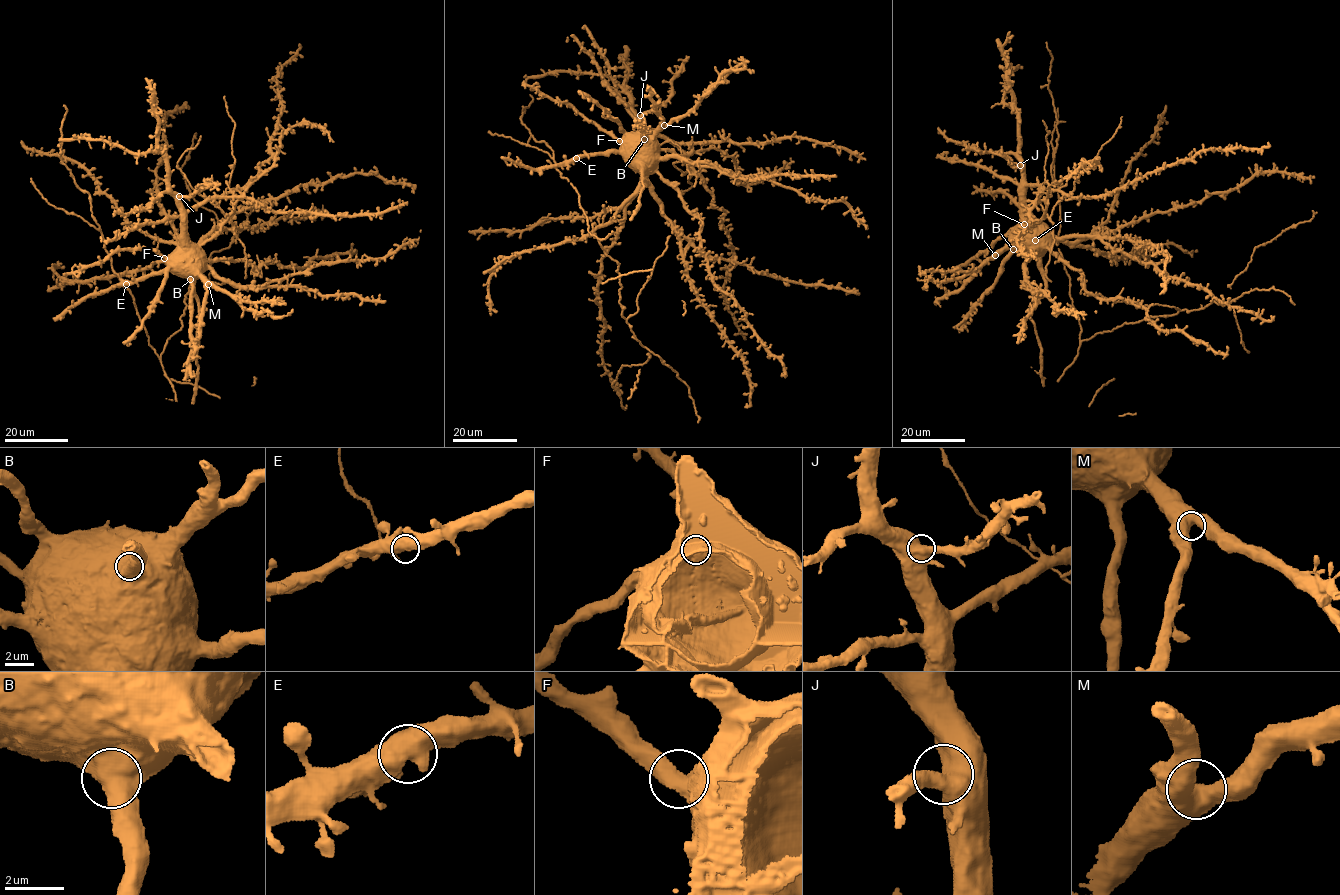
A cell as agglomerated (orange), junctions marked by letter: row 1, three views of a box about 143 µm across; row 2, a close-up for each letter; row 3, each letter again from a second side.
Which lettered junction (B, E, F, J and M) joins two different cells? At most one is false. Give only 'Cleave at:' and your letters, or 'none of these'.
Cleave at: none of these

